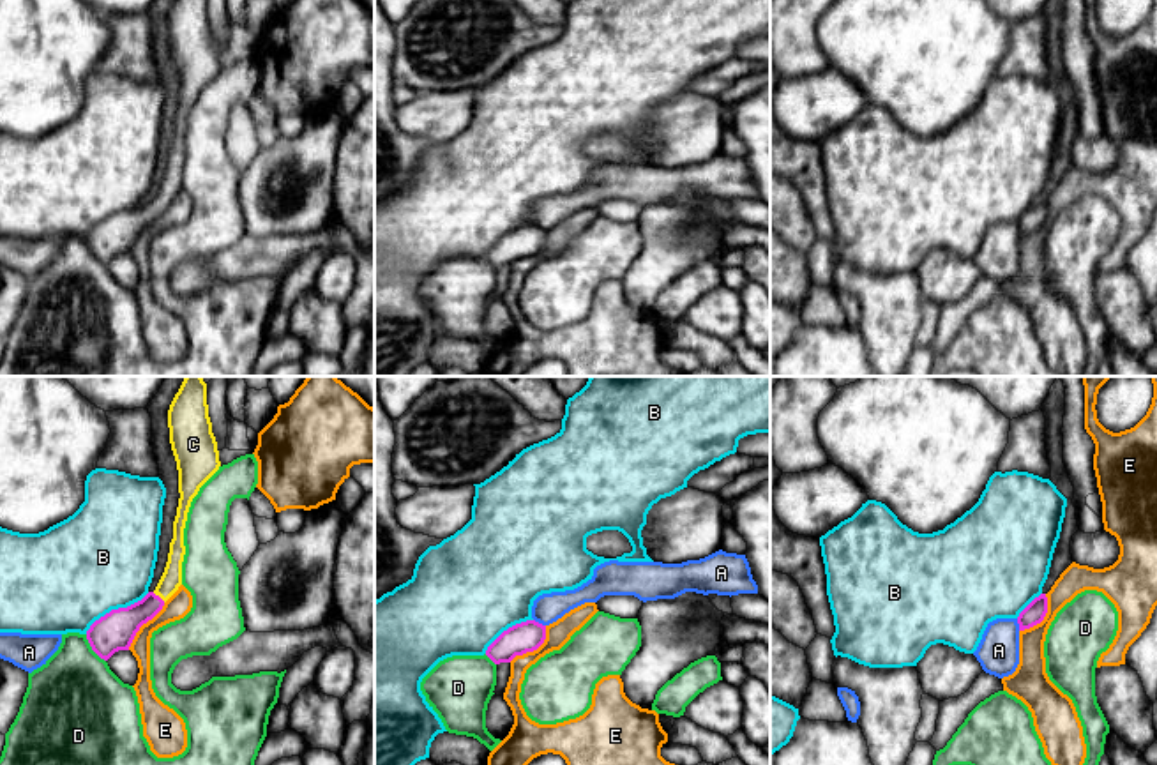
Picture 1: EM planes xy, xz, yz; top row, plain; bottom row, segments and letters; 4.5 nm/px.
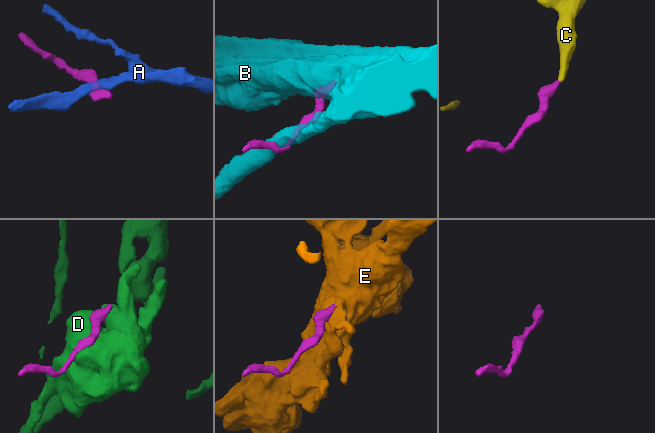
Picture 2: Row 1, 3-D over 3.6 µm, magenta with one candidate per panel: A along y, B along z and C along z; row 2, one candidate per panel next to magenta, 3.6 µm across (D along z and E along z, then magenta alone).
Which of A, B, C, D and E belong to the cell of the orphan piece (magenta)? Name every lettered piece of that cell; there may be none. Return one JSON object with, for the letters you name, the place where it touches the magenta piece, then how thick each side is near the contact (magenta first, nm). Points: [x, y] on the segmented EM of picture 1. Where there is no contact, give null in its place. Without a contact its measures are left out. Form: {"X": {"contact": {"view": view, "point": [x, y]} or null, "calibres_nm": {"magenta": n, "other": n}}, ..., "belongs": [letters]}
{"C": {"contact": {"view": "xy", "point": [158, 596]}, "calibres_nm": {"magenta": 180, "other": 100}}, "belongs": ["C"]}

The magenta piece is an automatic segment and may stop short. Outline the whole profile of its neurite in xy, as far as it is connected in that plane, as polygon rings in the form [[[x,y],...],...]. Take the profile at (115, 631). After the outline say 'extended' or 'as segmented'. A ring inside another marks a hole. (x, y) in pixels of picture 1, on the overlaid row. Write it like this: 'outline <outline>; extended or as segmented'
outline [[[201,376],[184,378],[168,410],[168,428],[180,493],[168,562],[154,592],[127,608],[111,610],[87,631],[92,650],[104,661],[118,650],[129,650],[140,627],[152,620],[182,585],[187,512],[200,488],[221,466]]]; extended

